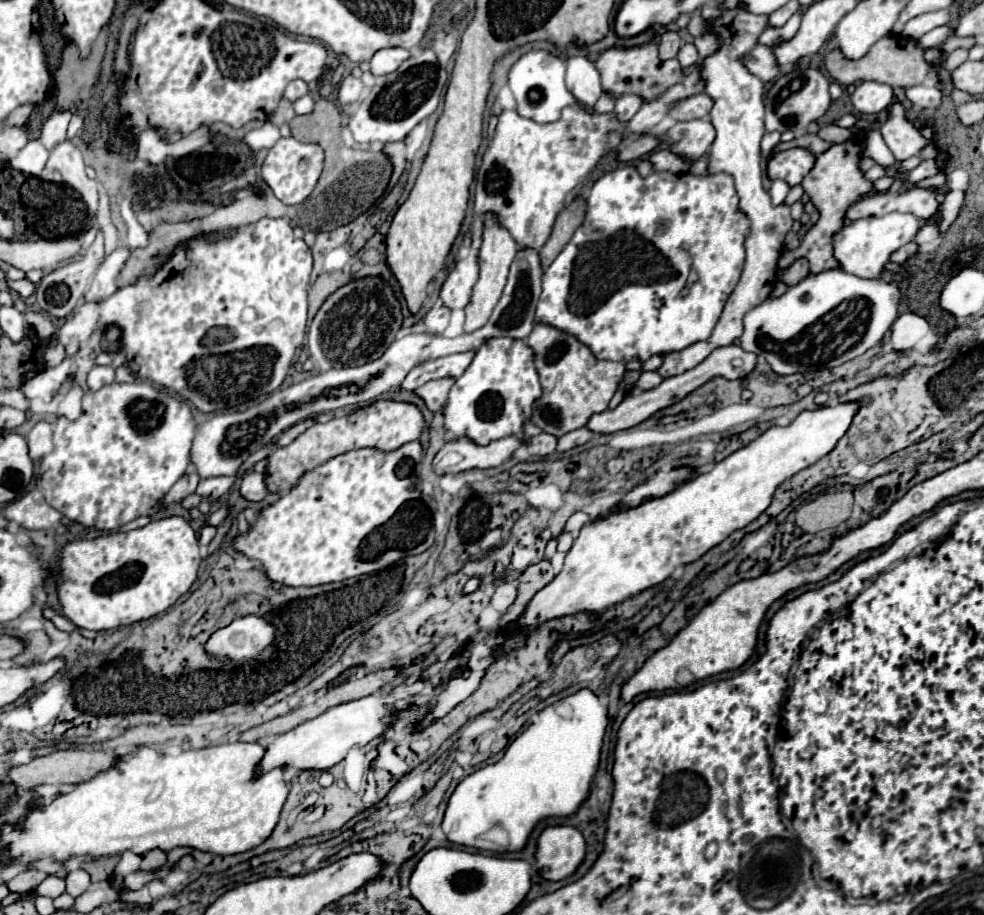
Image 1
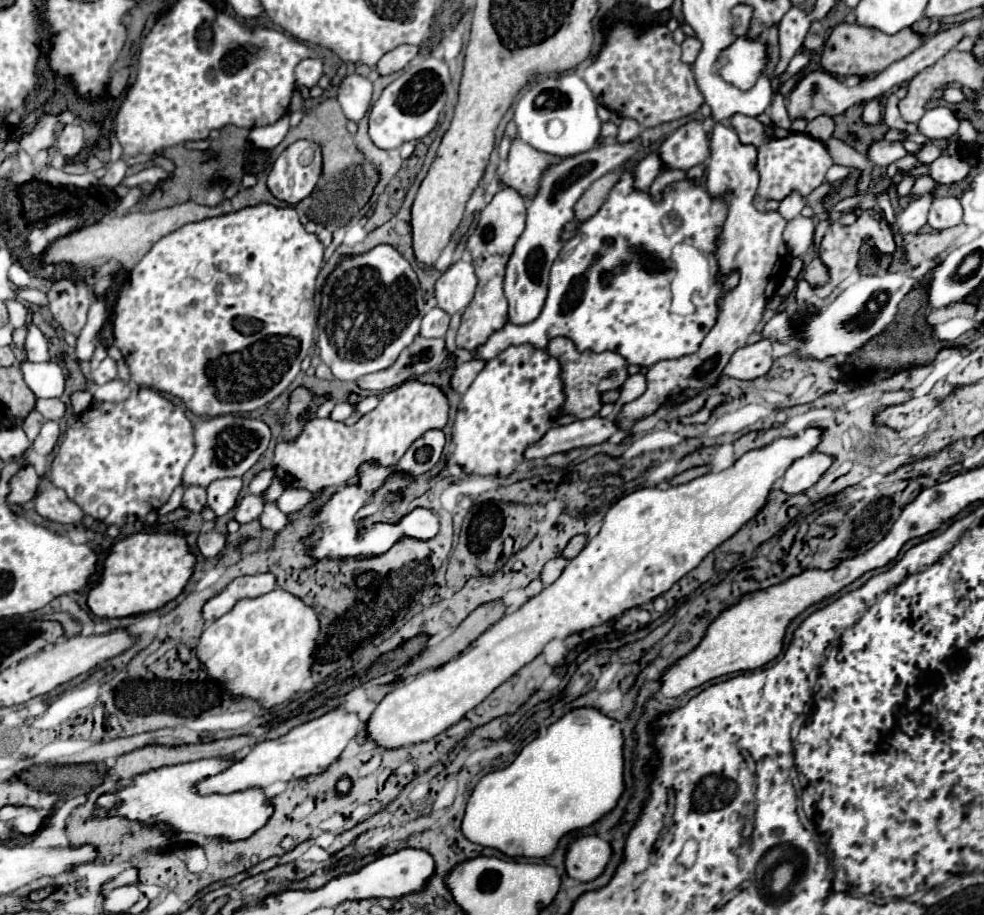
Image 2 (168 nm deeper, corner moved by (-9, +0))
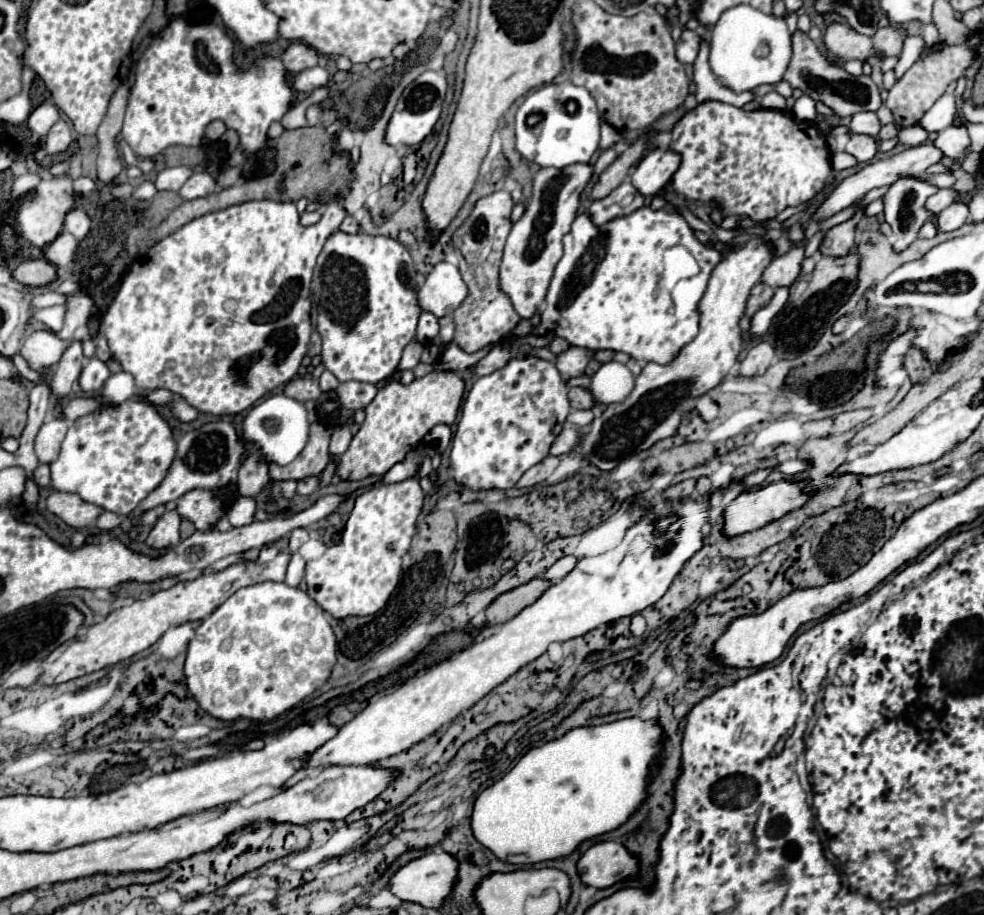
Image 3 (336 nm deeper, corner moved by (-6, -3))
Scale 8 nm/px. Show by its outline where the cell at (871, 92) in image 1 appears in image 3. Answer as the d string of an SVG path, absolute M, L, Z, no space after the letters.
M857 112L851 118L849 130L853 134L869 134L869 136L877 138L877 134L881 130L881 124L879 124L879 118L877 118L875 112Z

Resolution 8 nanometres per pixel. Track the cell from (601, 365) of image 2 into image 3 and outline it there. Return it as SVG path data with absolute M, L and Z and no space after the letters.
M571 346L571 348L567 348L565 352L557 354L555 366L557 366L557 370L561 372L563 382L569 382L571 378L581 376L583 370L585 370L585 366L587 366L593 358L595 358L595 352L593 352L593 350Z

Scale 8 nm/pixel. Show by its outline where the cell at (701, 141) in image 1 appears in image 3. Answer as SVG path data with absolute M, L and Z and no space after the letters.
M655 148L635 168L631 180L643 196L655 196L667 186L681 166L681 156L671 148Z

